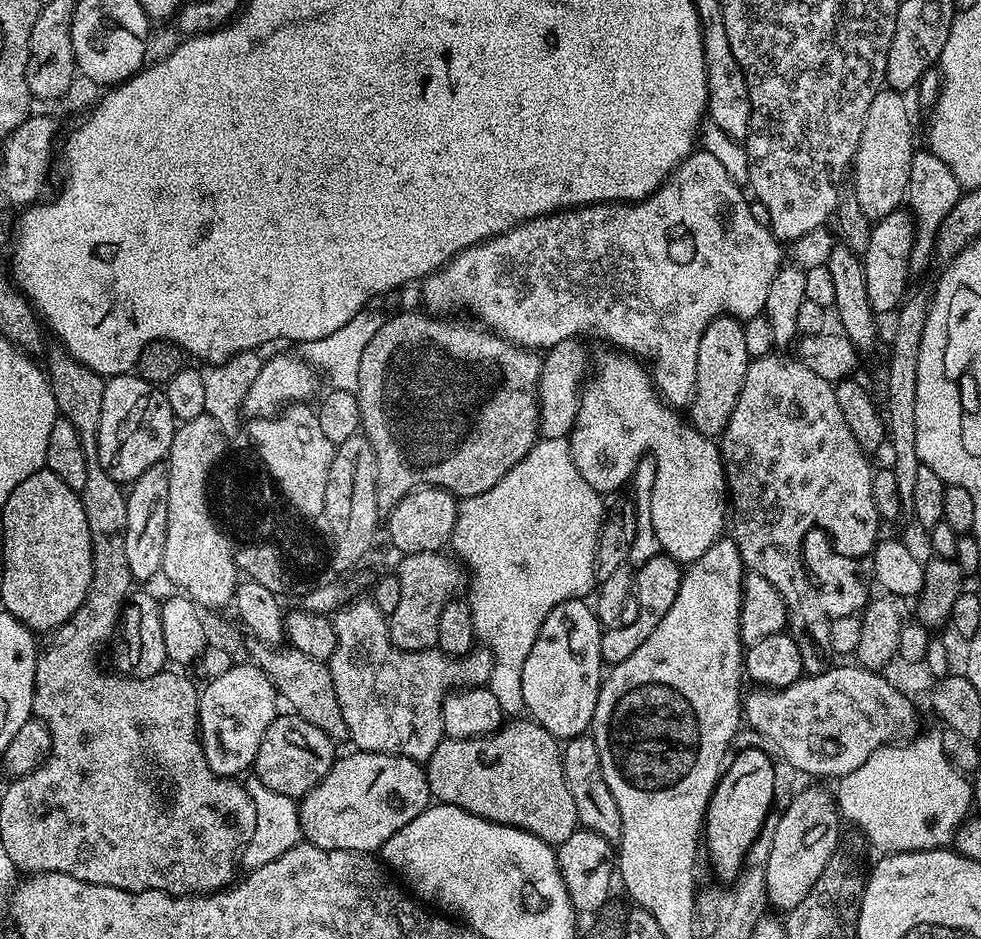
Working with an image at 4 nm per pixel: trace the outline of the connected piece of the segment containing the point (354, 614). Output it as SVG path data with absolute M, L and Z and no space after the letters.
M374 599L352 602L345 603L335 613L336 649L331 660L327 661L351 743L356 743L353 745L362 752L385 752L427 762L430 754L434 754L446 738L442 722L445 696L459 685L456 684L459 680L468 679L467 683L472 686L483 685L492 674L492 651L487 646L476 646L459 658L441 650L404 652L392 644L388 633L389 617L378 608Z

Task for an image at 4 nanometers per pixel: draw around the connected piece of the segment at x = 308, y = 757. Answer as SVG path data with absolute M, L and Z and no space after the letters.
M280 714L266 730L252 768L255 777L266 786L270 786L270 790L293 798L302 798L336 763L338 759L336 749L337 745L331 737L318 726L295 714L289 716Z

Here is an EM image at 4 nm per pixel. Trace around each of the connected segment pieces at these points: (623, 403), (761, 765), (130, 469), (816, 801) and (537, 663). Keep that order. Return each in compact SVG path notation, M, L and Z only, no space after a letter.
M623 350L610 351L601 358L596 377L583 385L576 424L567 437L578 470L601 494L631 481L636 465L645 459L648 444L656 440L660 424L672 420L673 411L657 392L649 369L637 357Z
M748 748L734 756L727 761L716 789L712 791L702 829L702 840L706 848L708 844L712 868L728 882L735 881L741 875L740 867L747 856L749 859L762 830L762 822L770 814L771 808L768 807L776 796L776 768L762 749Z
M139 374L111 377L105 383L102 394L102 422L98 426L100 464L121 486L131 485L133 480L146 474L146 470L154 467L161 458L167 457L177 427L178 421L170 410L168 397L157 385L144 380Z
M808 788L800 792L788 804L785 812L779 813L780 821L774 830L774 842L770 846L770 858L762 870L765 878L765 890L769 905L781 908L781 913L788 913L798 906L810 886L818 882L818 874L826 870L826 862L837 855L836 843L840 840L842 817L836 807L836 797L824 788Z
M572 597L556 604L554 610L543 620L538 638L523 663L524 707L557 740L567 742L585 735L591 727L604 677L601 658L603 633L604 628L595 609L585 599Z

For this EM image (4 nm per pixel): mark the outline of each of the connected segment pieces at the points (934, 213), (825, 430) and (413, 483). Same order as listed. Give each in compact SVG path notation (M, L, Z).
M917 149L911 158L911 174L906 197L909 209L916 221L916 240L911 250L909 273L916 276L922 273L930 258L933 259L938 230L946 215L954 208L962 195L960 183L954 178L953 171L931 150Z
M760 354L749 363L742 390L738 394L737 405L734 406L729 424L719 441L720 455L724 457L726 484L730 489L730 524L731 527L732 524L736 527L734 539L740 545L740 554L744 558L745 569L749 573L766 577L776 587L777 595L784 600L787 608L787 627L790 629L790 635L798 642L802 662L808 660L808 666L804 671L812 668L807 675L816 676L816 668L820 668L820 664L824 664L824 660L820 660L820 656L824 656L824 652L833 655L830 640L831 626L838 618L857 615L870 600L868 591L874 588L873 552L882 536L880 533L882 521L874 506L874 490L872 489L874 464L868 461L869 453L859 444L858 438L846 424L846 418L842 416L838 398L835 397L833 381L819 377L795 355L774 355Z
M427 311L400 312L396 317L385 319L384 325L366 345L362 353L360 384L360 423L363 435L368 437L378 460L377 506L380 510L390 510L408 492L415 492L421 486L447 488L457 498L477 496L490 486L494 486L509 470L536 445L538 439L538 393L540 390L540 366L542 356L539 351L512 343L507 336L497 334L479 323L467 324L464 320L437 318Z

